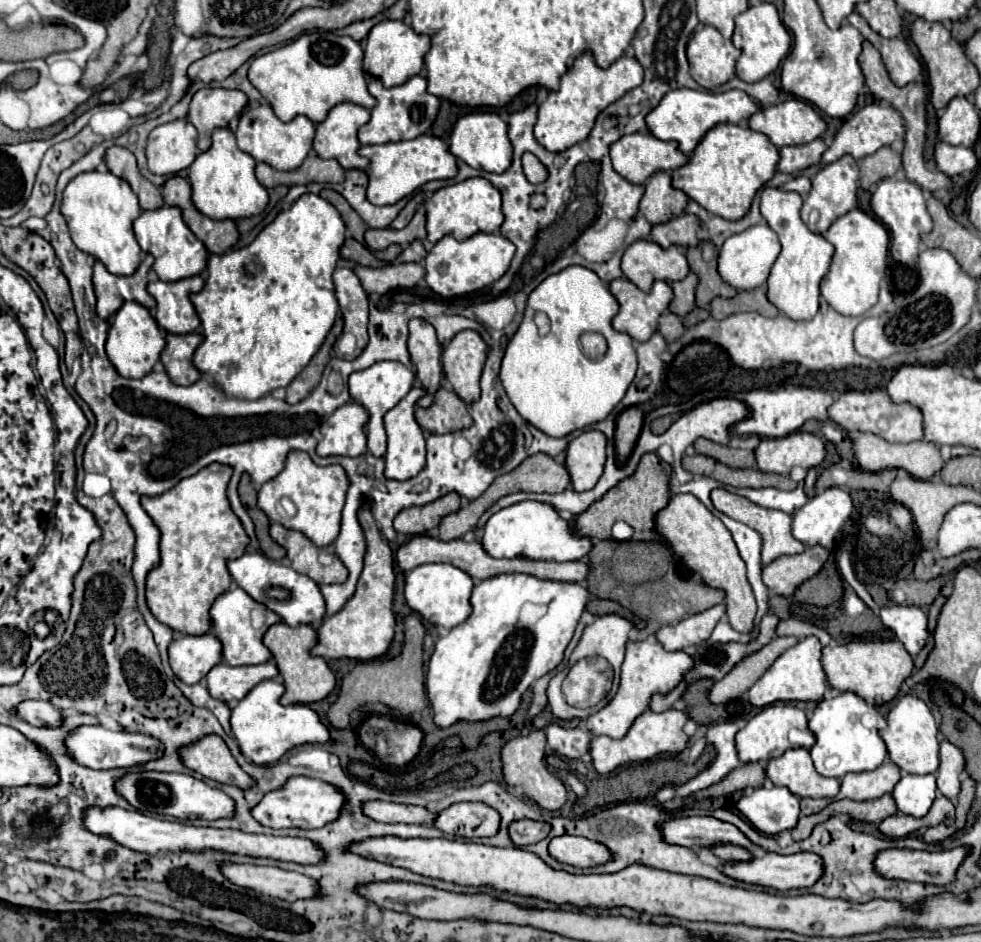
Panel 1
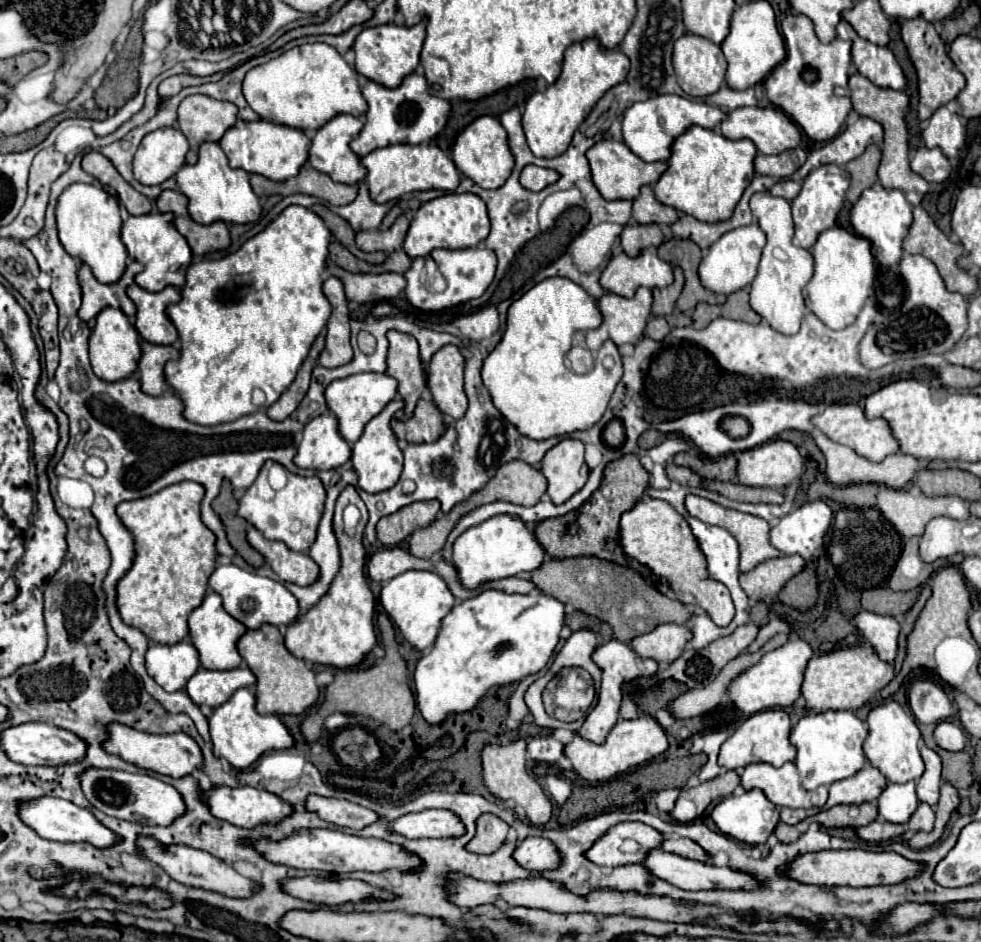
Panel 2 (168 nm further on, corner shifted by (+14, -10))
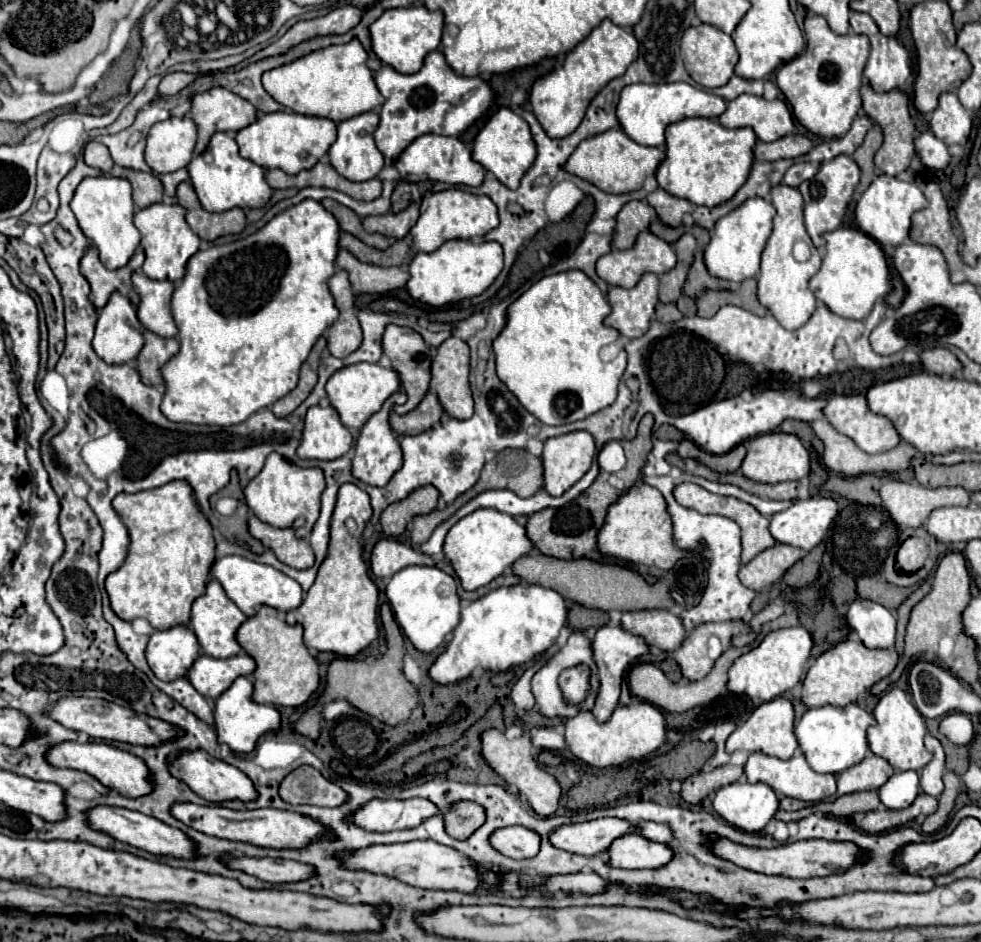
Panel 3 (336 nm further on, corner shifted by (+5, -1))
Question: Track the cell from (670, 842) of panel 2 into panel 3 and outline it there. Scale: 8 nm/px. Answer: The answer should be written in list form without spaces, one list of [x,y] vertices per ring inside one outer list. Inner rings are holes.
[[[645,822],[645,824],[637,824],[637,830],[653,840],[653,842],[663,842],[663,844],[671,844],[675,840],[673,830],[667,824],[657,824],[657,822]]]

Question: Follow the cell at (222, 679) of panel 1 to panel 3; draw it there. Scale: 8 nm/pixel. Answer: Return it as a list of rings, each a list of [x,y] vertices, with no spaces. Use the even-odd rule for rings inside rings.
[[[241,652],[225,660],[199,656],[191,666],[187,678],[199,694],[209,698],[219,698],[219,694],[223,694],[223,690],[227,690],[227,686],[231,686],[235,678],[249,676],[255,672],[255,668],[257,664],[247,652]]]

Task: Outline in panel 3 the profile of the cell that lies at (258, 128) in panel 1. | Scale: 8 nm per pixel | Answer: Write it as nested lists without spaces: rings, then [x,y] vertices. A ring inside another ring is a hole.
[[[271,112],[241,128],[235,134],[235,140],[243,158],[263,168],[281,168],[287,174],[299,174],[301,170],[315,166],[315,162],[329,150],[331,142],[335,142],[335,122],[295,112]]]

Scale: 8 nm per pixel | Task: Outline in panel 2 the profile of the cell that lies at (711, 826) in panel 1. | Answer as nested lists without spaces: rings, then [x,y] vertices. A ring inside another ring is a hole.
[[[618,823],[586,851],[586,859],[600,867],[642,863],[652,849],[660,847],[660,843],[662,835],[644,823]]]

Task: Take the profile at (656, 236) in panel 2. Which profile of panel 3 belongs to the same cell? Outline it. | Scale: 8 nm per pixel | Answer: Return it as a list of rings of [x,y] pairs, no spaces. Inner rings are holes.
[[[639,200],[627,202],[627,206],[623,206],[623,210],[617,214],[619,230],[613,236],[613,246],[623,250],[633,248],[637,234],[647,230],[653,220],[657,220],[657,214],[655,210],[651,210],[651,206]]]

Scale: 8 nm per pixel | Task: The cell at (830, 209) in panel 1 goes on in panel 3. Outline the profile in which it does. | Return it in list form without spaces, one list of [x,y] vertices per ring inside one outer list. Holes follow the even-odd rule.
[[[839,154],[833,160],[823,162],[819,172],[811,180],[807,180],[799,186],[799,192],[805,200],[805,228],[817,248],[821,248],[825,244],[825,240],[823,240],[825,232],[831,232],[841,226],[841,220],[845,216],[847,204],[853,196],[857,182],[859,182],[859,168],[857,168],[855,160],[849,158],[847,154]]]

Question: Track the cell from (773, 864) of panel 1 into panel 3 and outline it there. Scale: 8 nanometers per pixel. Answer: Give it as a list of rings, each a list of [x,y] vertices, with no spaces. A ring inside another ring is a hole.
[[[629,834],[611,844],[607,860],[615,868],[661,868],[673,860],[675,852],[661,842],[651,842],[639,834]]]

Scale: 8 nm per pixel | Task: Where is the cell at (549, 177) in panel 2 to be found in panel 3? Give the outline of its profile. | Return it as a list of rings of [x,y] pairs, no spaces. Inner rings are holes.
[[[611,128],[603,134],[583,140],[577,146],[577,150],[569,156],[569,160],[563,164],[563,170],[583,180],[589,180],[603,192],[623,194],[623,192],[639,190],[643,186],[643,180],[657,172],[663,158],[665,158],[665,152],[661,148],[649,148],[649,146],[635,144],[621,128]]]

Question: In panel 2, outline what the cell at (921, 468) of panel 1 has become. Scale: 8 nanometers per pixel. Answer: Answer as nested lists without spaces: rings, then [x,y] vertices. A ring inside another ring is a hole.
[[[816,431],[814,433],[814,441],[820,447],[820,451],[826,457],[826,479],[832,485],[850,485],[850,483],[878,483],[878,485],[886,485],[886,487],[894,487],[894,489],[902,489],[906,487],[908,481],[912,481],[914,473],[920,469],[920,461],[912,455],[906,453],[894,453],[888,455],[882,463],[872,463],[860,455],[856,455],[850,447],[844,447],[840,443],[834,443],[832,439],[828,439],[824,433]]]

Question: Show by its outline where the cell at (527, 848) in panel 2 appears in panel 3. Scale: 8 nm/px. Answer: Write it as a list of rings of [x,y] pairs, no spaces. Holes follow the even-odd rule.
[[[509,826],[491,836],[491,844],[509,858],[533,858],[541,848],[541,836],[523,826]]]

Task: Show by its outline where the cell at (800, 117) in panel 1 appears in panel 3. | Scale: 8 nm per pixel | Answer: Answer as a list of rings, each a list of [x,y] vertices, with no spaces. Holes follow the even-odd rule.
[[[741,94],[727,102],[727,110],[719,116],[725,128],[753,128],[763,142],[775,142],[795,132],[793,116],[783,100],[765,100],[763,96]]]

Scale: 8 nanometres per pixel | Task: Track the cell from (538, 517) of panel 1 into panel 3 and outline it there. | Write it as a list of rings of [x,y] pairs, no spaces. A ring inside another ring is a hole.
[[[475,510],[473,514],[461,518],[445,538],[445,556],[461,578],[465,590],[477,590],[487,586],[491,580],[503,574],[505,568],[511,568],[515,560],[527,556],[533,550],[533,542],[527,538],[527,530],[513,516],[499,510]]]

